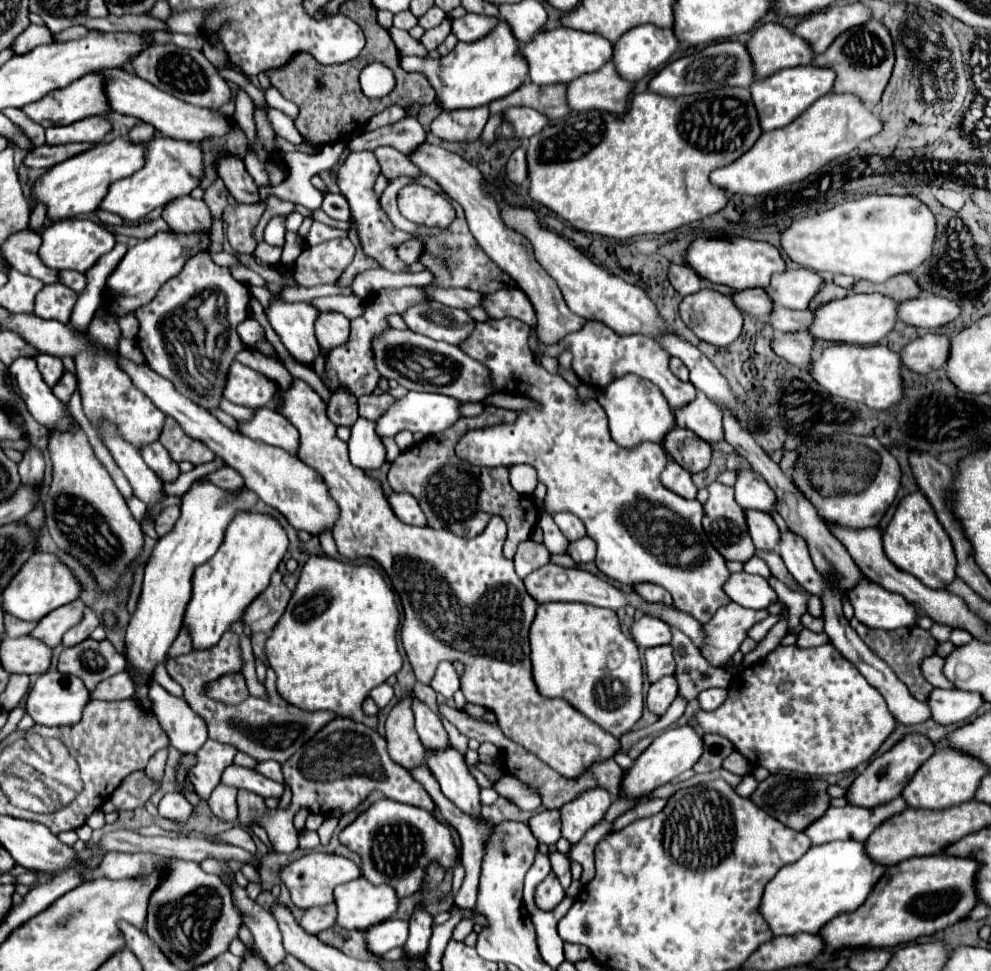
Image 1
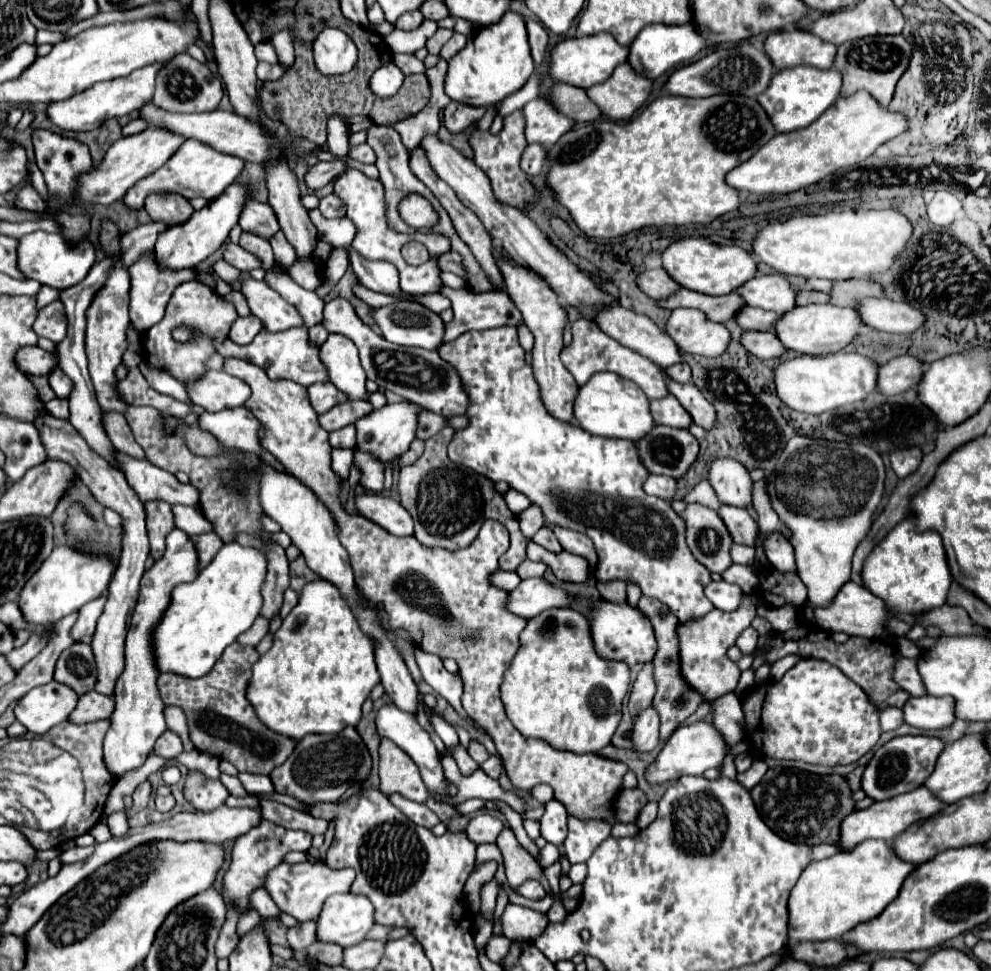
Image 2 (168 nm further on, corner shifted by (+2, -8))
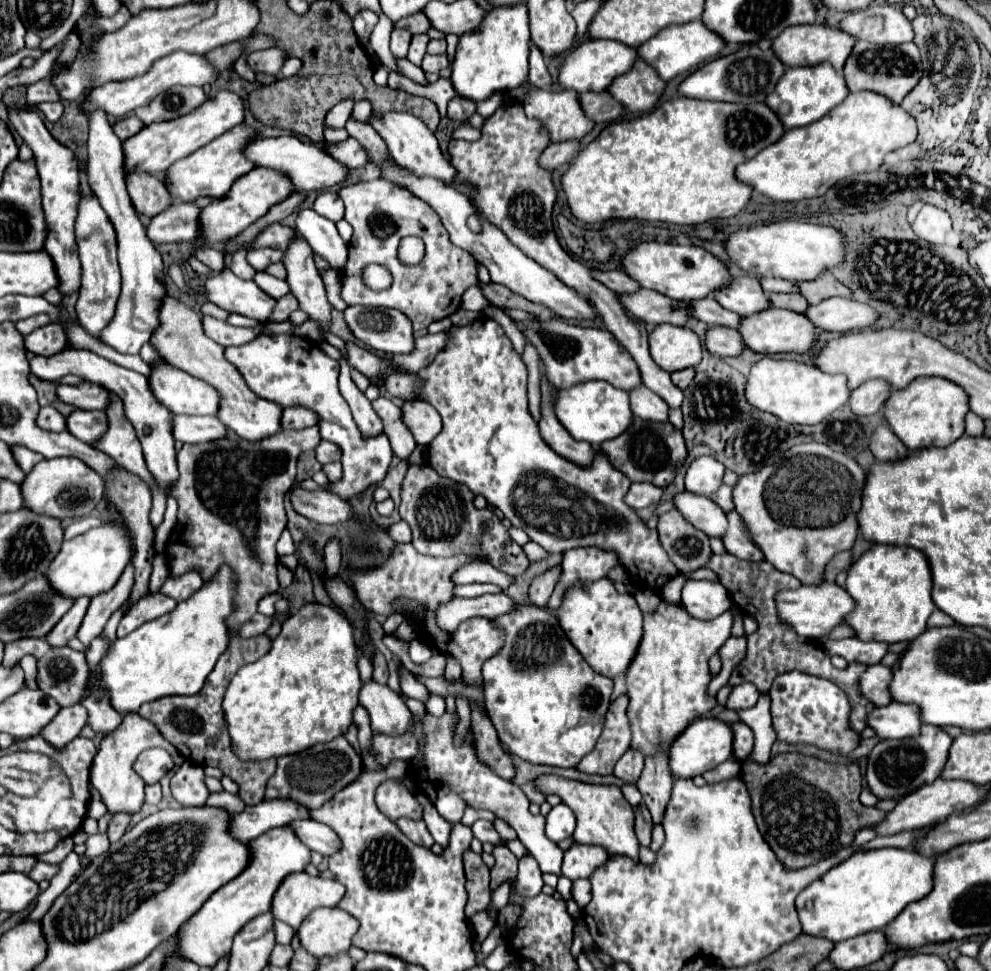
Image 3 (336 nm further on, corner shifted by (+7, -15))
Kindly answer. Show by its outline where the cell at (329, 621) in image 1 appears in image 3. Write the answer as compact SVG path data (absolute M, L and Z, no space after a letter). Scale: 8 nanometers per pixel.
M303 604L283 622L269 652L231 678L223 710L235 754L241 760L279 758L345 734L359 704L357 658L349 620L331 606Z

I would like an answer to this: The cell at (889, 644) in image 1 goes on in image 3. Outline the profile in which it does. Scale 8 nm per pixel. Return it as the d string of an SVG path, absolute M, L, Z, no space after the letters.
M713 554L711 562L707 564L707 568L711 568L713 572L719 574L721 578L721 584L729 590L733 602L749 616L753 616L757 622L759 622L759 630L751 636L747 636L747 656L745 660L735 668L729 684L741 684L741 682L753 682L759 692L767 692L775 680L775 676L779 674L785 674L785 672L791 672L791 670L799 670L799 672L805 672L805 674L813 674L813 676L819 676L819 678L827 678L831 682L835 682L845 694L847 698L851 700L851 706L853 706L853 712L851 712L851 726L861 732L865 730L865 716L869 716L869 712L873 712L875 704L865 700L865 696L861 696L861 688L857 688L857 678L861 678L861 672L865 672L865 668L869 668L867 664L859 664L859 662L851 662L847 668L839 670L835 668L831 662L829 662L829 656L825 654L825 650L805 638L805 636L797 636L797 632L793 632L781 618L779 618L779 612L777 612L777 592L783 592L783 590L795 590L801 586L801 582L789 574L783 574L783 572L777 572L777 568L773 568L773 564L769 562L747 562L747 560L741 560L737 556L729 556L729 554L723 554L723 556L717 556Z

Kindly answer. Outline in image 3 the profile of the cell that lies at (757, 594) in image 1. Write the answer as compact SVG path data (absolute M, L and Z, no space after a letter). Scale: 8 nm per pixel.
M689 580L683 586L681 602L685 610L699 620L717 618L733 604L729 592L719 582L709 580Z

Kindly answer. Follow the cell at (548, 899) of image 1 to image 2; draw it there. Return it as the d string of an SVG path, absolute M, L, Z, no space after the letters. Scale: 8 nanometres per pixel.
M534 879L524 881L524 883L518 887L518 893L520 893L522 897L526 897L526 899L542 899L542 897L546 895L542 883L538 883L538 881L534 881Z

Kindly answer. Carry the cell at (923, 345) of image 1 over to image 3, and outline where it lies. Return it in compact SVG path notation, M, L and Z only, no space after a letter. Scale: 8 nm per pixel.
M869 380L861 384L861 388L855 388L851 392L849 404L857 416L867 416L867 414L879 412L885 406L885 400L889 398L889 394L891 394L891 388L889 384L885 384L885 380Z

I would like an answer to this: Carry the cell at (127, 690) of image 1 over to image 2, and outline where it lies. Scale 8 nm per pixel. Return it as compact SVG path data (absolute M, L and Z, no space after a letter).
M90 691L78 699L78 705L76 705L74 713L70 713L68 721L76 723L76 725L92 723L92 721L108 719L112 711L114 711L114 701L110 697L102 697L100 693Z

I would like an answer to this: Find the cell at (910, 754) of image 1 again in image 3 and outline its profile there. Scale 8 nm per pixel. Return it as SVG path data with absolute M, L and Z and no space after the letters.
M925 724L921 728L919 738L903 738L903 740L881 740L867 760L867 786L879 800L899 800L909 792L915 792L923 784L931 784L939 778L947 752L951 748L951 738L937 726Z

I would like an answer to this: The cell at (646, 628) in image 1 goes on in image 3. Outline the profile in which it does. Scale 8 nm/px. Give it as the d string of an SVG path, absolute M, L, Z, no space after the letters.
M605 578L591 584L579 582L575 588L569 588L555 614L573 646L595 672L609 678L627 672L627 666L637 654L637 644L641 644L643 632L643 612L637 608L631 594L619 594Z

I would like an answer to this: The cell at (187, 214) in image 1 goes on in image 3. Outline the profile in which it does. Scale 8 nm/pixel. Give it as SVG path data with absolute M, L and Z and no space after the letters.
M127 174L127 192L133 200L133 206L143 216L157 216L165 212L173 200L159 176L151 174Z

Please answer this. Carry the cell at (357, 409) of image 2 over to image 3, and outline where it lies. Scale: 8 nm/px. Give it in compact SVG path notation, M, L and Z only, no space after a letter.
M311 426L303 430L283 430L273 438L255 444L241 440L239 436L229 432L225 440L207 442L207 444L183 444L183 448L177 452L179 478L177 484L169 488L169 494L173 494L179 502L179 522L167 542L167 558L171 566L169 572L179 576L189 568L199 568L203 580L209 580L221 564L229 564L239 574L237 612L233 612L237 616L229 622L231 632L237 632L257 612L257 604L263 596L275 594L279 590L275 542L279 540L287 524L283 498L285 492L293 486L299 456L305 450L313 450L313 446L317 446L319 442L321 442L321 434L317 432L317 426Z

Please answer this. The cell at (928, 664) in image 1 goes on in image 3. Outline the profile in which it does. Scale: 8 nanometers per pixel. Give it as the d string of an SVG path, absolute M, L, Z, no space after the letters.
M875 664L869 666L867 672L861 676L859 686L861 692L875 702L877 706L885 706L893 702L893 696L889 696L889 680L893 678L893 668L885 664Z

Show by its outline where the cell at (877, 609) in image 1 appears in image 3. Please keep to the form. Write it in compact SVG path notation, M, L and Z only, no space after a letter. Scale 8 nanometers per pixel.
M825 582L821 586L799 586L797 590L785 590L777 594L777 608L781 620L791 624L793 630L805 638L827 638L835 626L845 622L845 616L855 608L855 600L845 588Z

